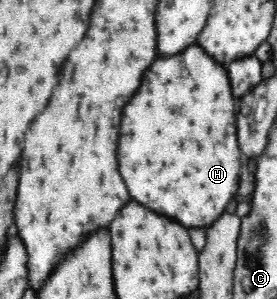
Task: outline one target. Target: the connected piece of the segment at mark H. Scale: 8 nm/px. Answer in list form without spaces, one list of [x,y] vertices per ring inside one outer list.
[[[192,44],[180,54],[162,58],[158,56],[144,72],[138,92],[132,96],[120,120],[118,164],[120,174],[130,190],[130,196],[170,216],[184,226],[210,228],[224,214],[228,203],[238,199],[238,178],[242,153],[236,142],[235,98],[232,94],[228,71],[224,65],[212,60],[200,46]]]

